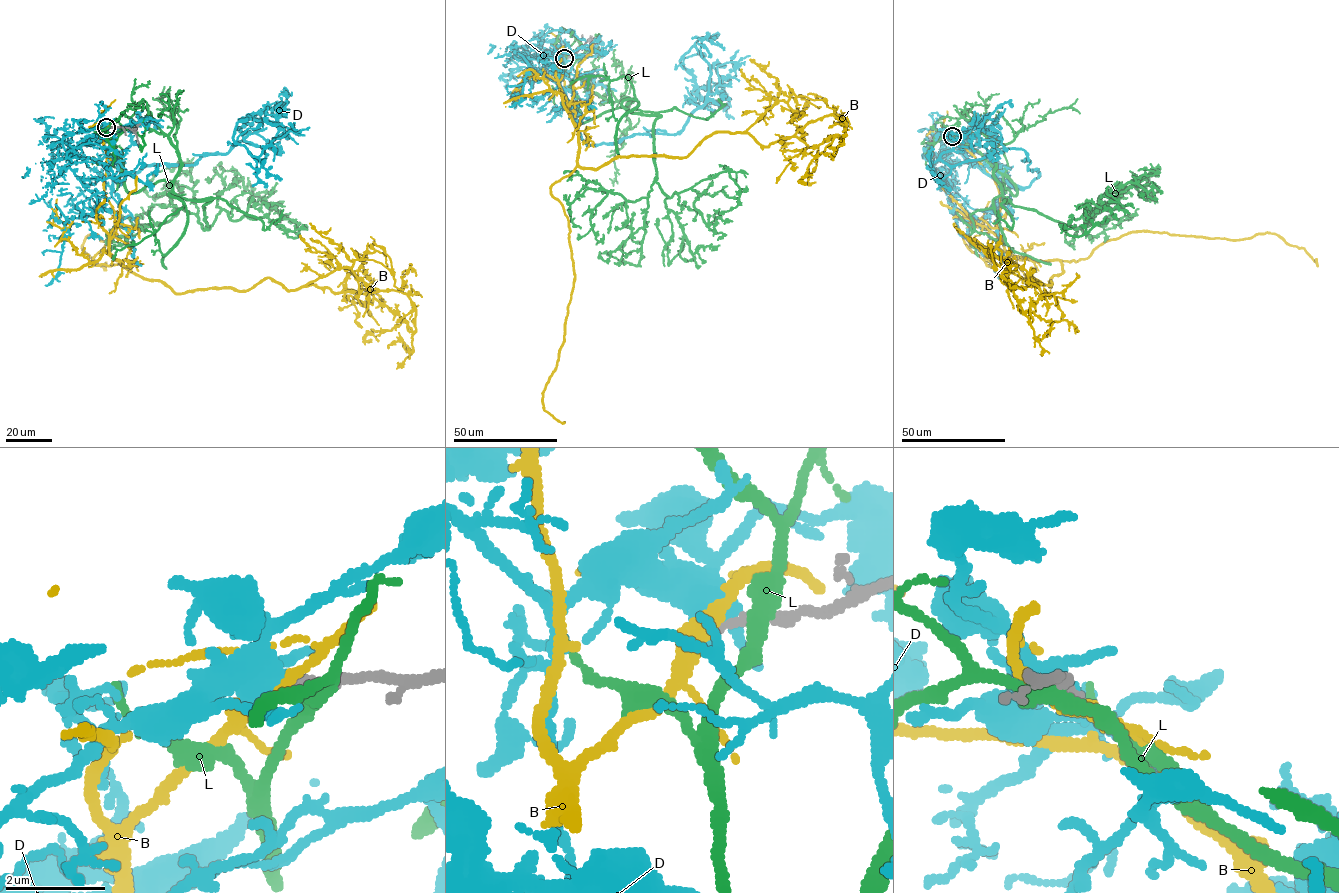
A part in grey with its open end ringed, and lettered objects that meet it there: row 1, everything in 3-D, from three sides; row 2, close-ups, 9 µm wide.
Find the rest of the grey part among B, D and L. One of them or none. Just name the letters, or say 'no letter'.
no letter

